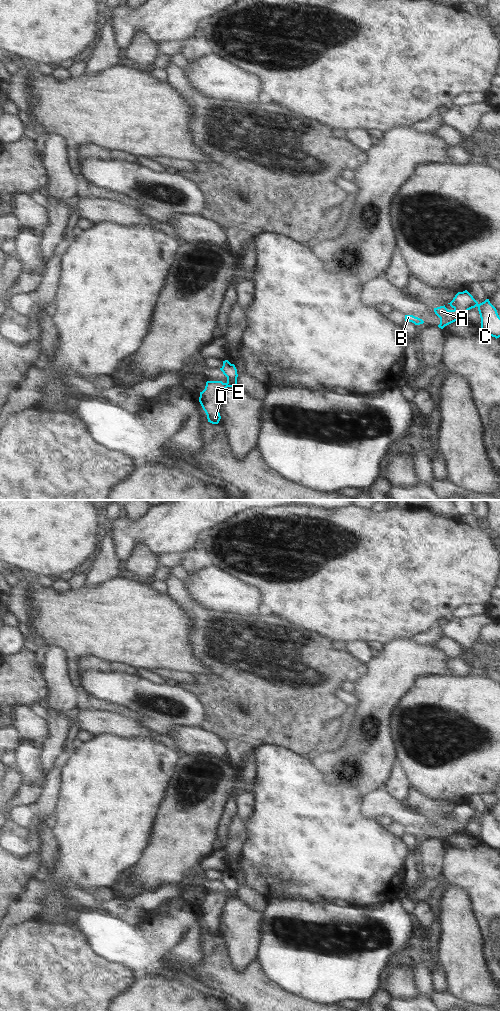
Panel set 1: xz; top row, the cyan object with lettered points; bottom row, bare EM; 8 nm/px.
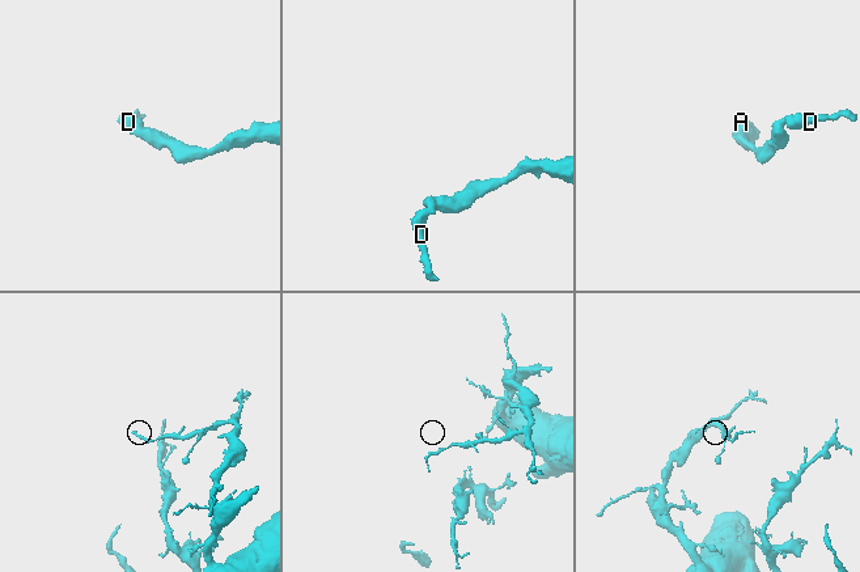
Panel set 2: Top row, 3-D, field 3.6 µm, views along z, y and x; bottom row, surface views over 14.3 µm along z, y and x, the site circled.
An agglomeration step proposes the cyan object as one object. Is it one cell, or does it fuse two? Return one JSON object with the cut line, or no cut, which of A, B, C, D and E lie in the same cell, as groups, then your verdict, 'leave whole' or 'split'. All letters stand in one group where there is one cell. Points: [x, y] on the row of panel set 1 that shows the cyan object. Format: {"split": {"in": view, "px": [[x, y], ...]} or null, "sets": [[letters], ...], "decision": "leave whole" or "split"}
{"split": null, "sets": [["A", "B", "C", "D", "E"]], "decision": "leave whole"}

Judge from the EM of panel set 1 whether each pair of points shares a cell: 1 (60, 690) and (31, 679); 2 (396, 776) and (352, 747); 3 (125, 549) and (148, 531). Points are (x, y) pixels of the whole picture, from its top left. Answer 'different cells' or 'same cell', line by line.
1: different cells
2: different cells
3: same cell

